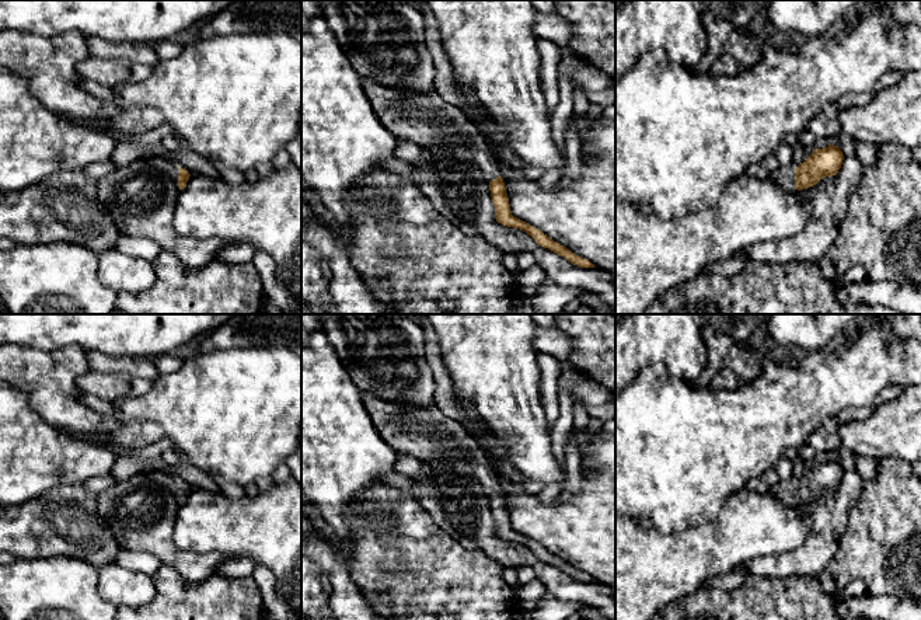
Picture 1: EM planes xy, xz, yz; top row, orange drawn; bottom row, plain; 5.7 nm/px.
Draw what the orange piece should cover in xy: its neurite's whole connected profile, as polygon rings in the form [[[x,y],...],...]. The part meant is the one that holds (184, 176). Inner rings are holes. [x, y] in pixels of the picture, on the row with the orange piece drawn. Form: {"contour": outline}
{"contour": [[[158,156],[151,157],[147,161],[154,167],[167,171],[170,177],[178,184],[179,189],[186,187],[191,174],[185,168],[179,168],[170,160],[161,159]]]}

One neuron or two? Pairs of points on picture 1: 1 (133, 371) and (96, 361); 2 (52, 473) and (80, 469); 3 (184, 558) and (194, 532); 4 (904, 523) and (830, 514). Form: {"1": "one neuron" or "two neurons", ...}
{"1": "one neuron", "2": "one neuron", "3": "two neurons", "4": "two neurons"}

